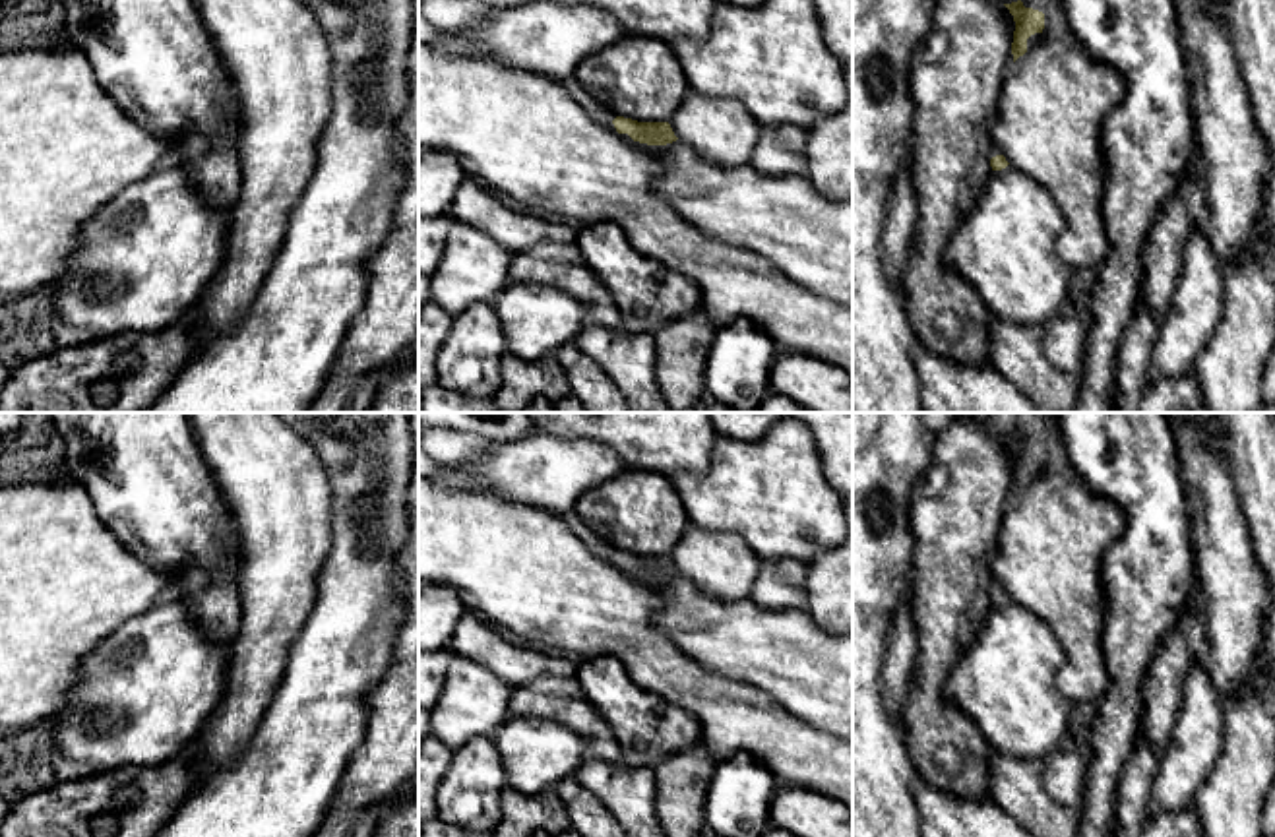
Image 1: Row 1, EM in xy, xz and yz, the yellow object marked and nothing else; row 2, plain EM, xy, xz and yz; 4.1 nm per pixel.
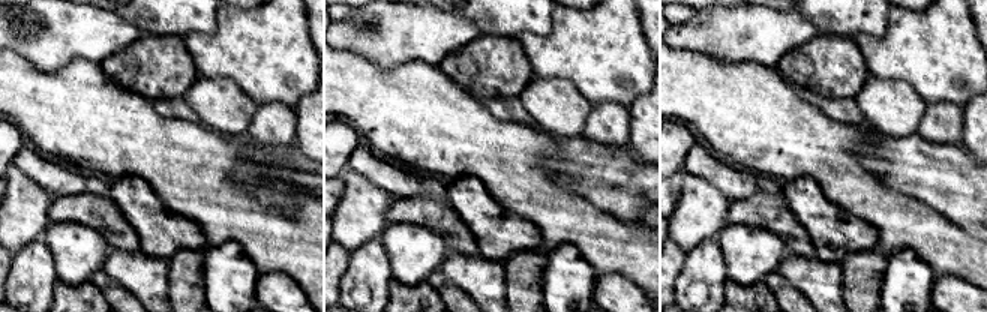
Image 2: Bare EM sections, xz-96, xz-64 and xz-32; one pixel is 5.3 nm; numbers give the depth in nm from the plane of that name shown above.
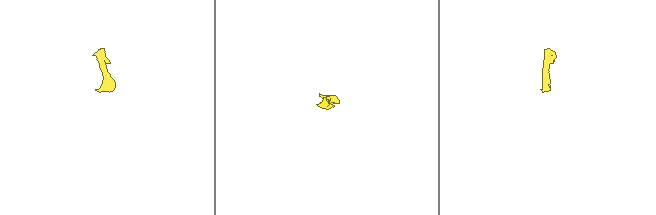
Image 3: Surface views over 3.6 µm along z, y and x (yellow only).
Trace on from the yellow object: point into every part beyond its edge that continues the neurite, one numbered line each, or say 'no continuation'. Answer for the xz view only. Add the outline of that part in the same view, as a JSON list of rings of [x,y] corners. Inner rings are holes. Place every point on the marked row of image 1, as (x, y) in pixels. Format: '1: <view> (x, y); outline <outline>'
1: xz (601, 113); outline [[[570,76],[570,78],[562,78],[556,79],[560,85],[566,87],[566,91],[574,97],[575,103],[579,103],[597,122],[610,126],[612,130],[614,124],[612,120],[618,116],[616,112],[612,112],[606,105],[599,103],[595,97],[591,97],[581,85],[579,81]],[[552,78],[556,79],[556,78]]]

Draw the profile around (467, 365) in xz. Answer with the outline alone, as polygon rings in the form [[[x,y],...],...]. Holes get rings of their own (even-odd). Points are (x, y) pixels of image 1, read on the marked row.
[[[473,304],[451,320],[451,331],[436,356],[442,389],[475,399],[492,399],[502,384],[506,353],[502,322],[492,304]]]

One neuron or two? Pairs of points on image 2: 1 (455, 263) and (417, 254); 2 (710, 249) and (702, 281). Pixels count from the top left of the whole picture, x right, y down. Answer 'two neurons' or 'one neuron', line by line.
1: two neurons
2: one neuron

